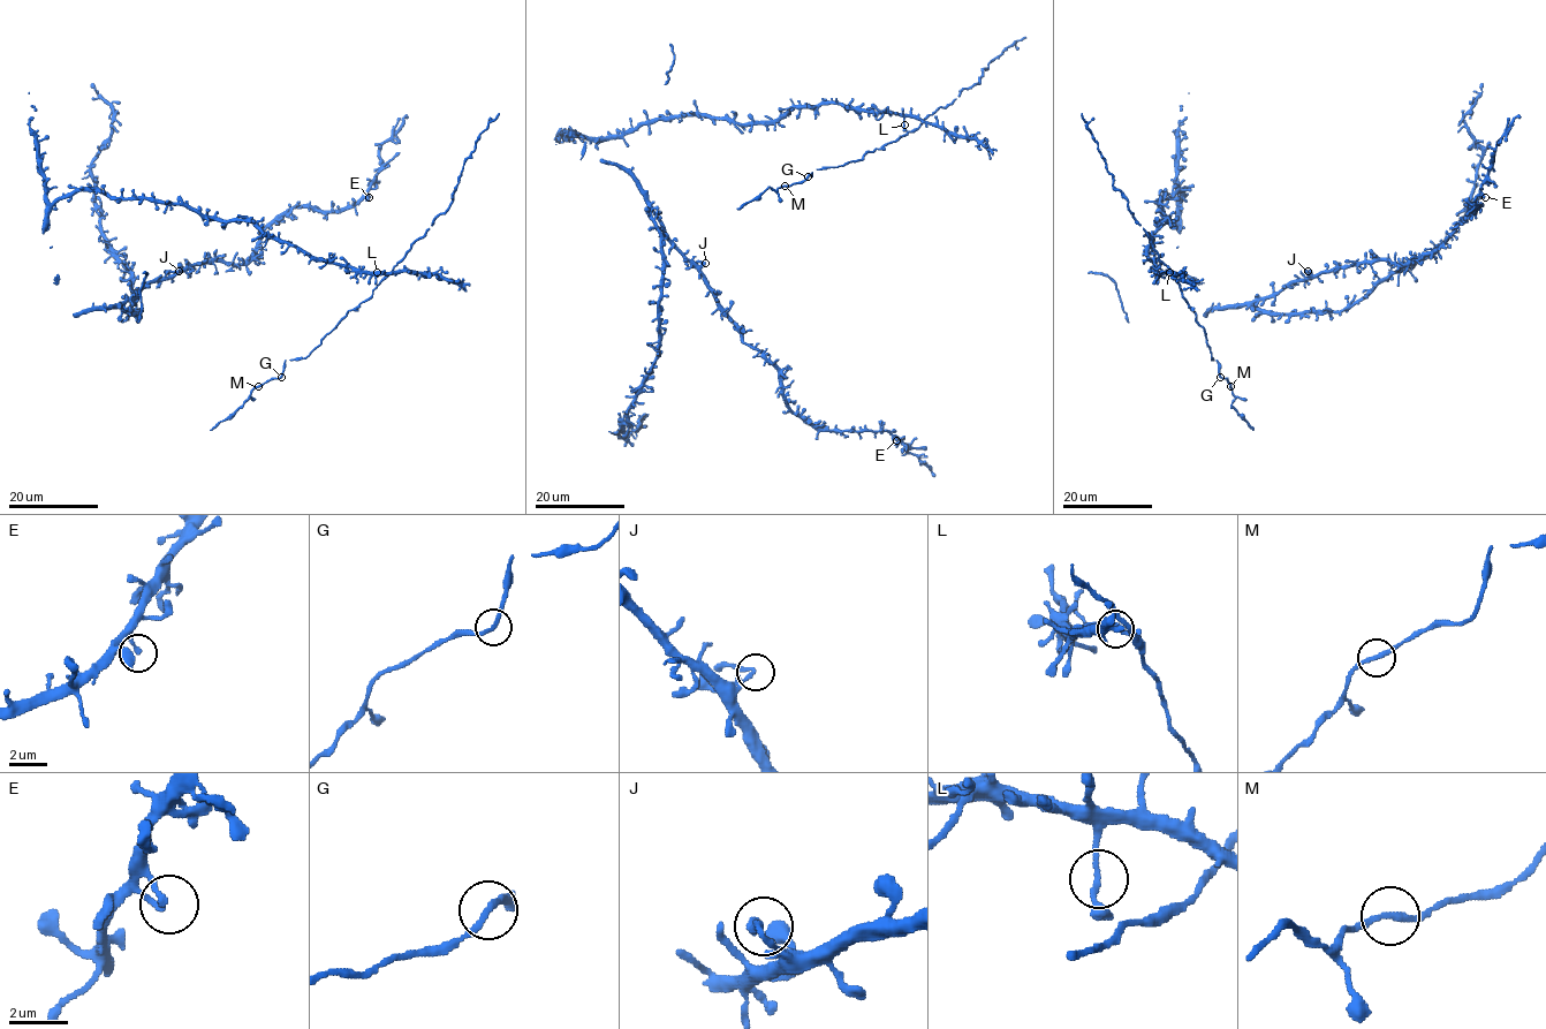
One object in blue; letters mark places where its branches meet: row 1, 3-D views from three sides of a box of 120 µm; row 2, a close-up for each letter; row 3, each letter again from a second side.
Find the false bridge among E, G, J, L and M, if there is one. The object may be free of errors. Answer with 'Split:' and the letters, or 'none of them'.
Split: none of them

